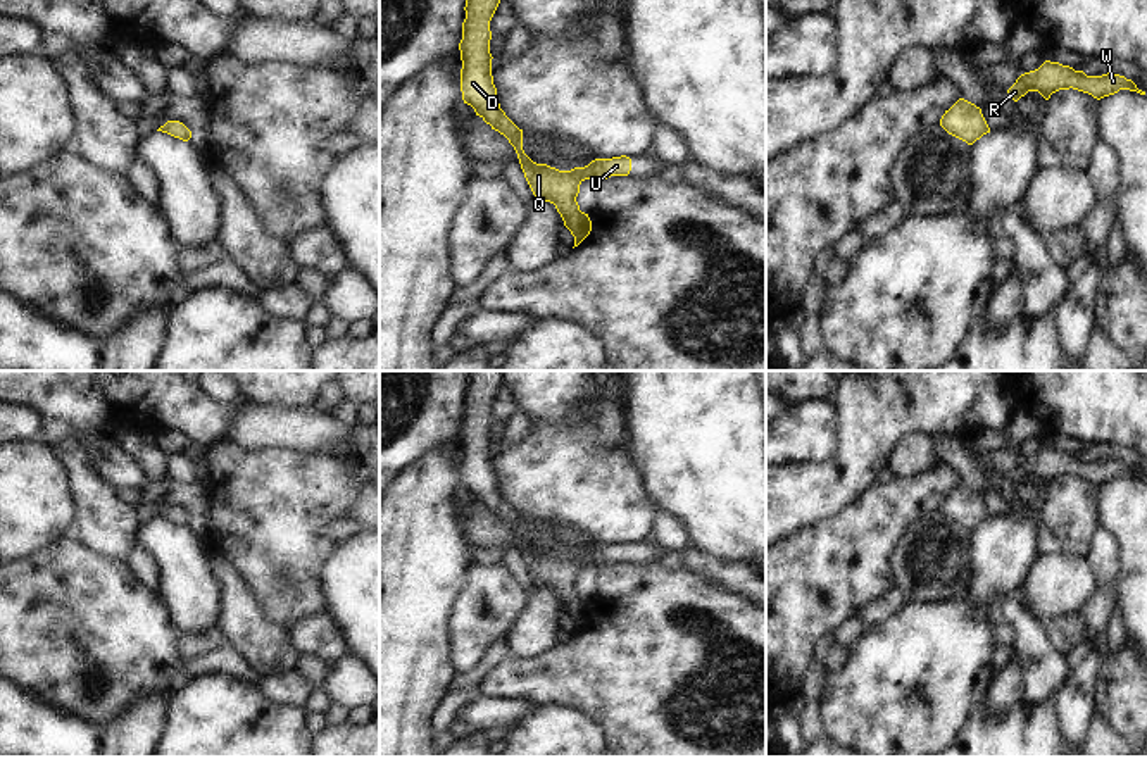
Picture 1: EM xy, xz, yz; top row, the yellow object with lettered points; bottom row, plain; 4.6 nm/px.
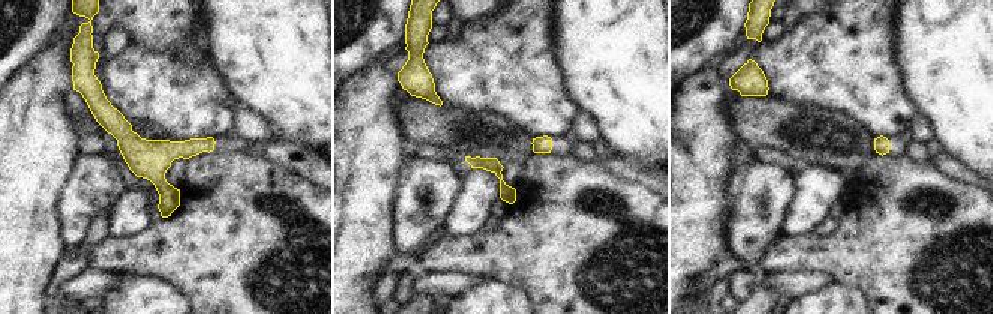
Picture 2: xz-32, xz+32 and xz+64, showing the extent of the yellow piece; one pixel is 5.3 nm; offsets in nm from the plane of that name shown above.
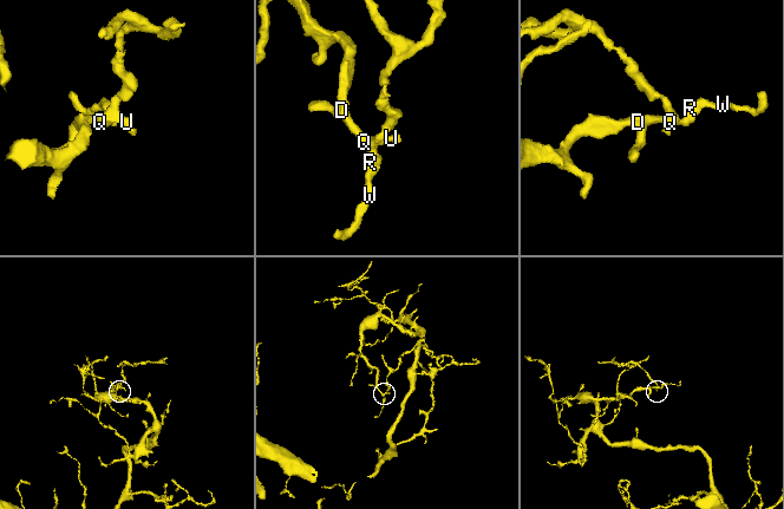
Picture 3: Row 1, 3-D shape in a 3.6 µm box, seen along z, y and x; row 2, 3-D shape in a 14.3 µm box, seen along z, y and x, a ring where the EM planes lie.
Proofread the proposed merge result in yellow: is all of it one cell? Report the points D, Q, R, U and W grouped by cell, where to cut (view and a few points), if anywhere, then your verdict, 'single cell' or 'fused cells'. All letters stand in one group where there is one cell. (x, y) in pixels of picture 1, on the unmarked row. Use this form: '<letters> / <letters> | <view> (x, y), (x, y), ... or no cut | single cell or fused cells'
D Q R U W | no cut | single cell

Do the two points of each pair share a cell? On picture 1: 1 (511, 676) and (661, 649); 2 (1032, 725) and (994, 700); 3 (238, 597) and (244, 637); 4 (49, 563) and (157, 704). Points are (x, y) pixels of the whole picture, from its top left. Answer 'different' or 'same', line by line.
1: same
2: different
3: same
4: different

